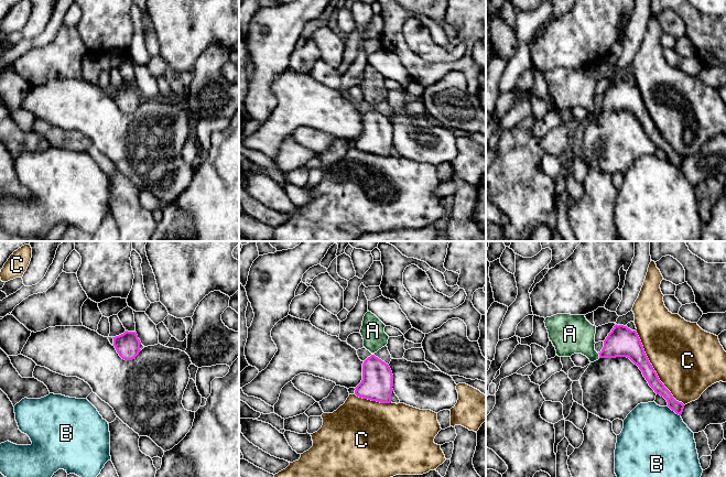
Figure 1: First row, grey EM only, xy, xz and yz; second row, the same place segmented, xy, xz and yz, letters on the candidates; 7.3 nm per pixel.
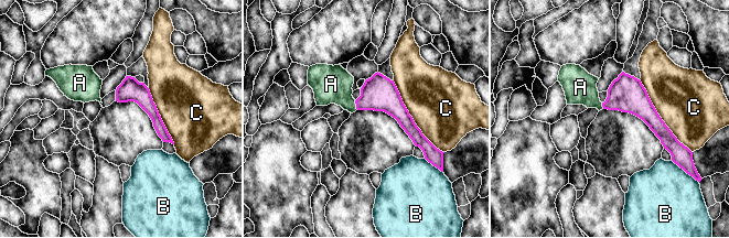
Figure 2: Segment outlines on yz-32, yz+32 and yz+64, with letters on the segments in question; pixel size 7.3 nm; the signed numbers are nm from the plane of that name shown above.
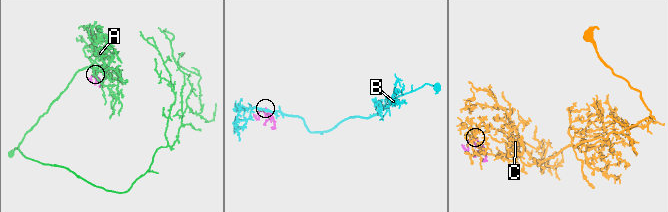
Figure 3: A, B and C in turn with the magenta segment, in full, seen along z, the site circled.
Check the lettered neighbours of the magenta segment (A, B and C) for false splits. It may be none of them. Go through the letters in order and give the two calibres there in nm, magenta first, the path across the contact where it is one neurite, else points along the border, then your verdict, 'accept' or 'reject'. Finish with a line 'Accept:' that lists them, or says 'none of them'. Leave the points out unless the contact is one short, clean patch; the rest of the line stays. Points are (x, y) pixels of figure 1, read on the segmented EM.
A: calibres 220 and 280 nm; way yz (621, 342), (599, 355), (594, 355), (573, 334); accept
B: calibres 90 and 480 nm; reject
C: calibres 180 and 480 nm; reject
Accept: A

